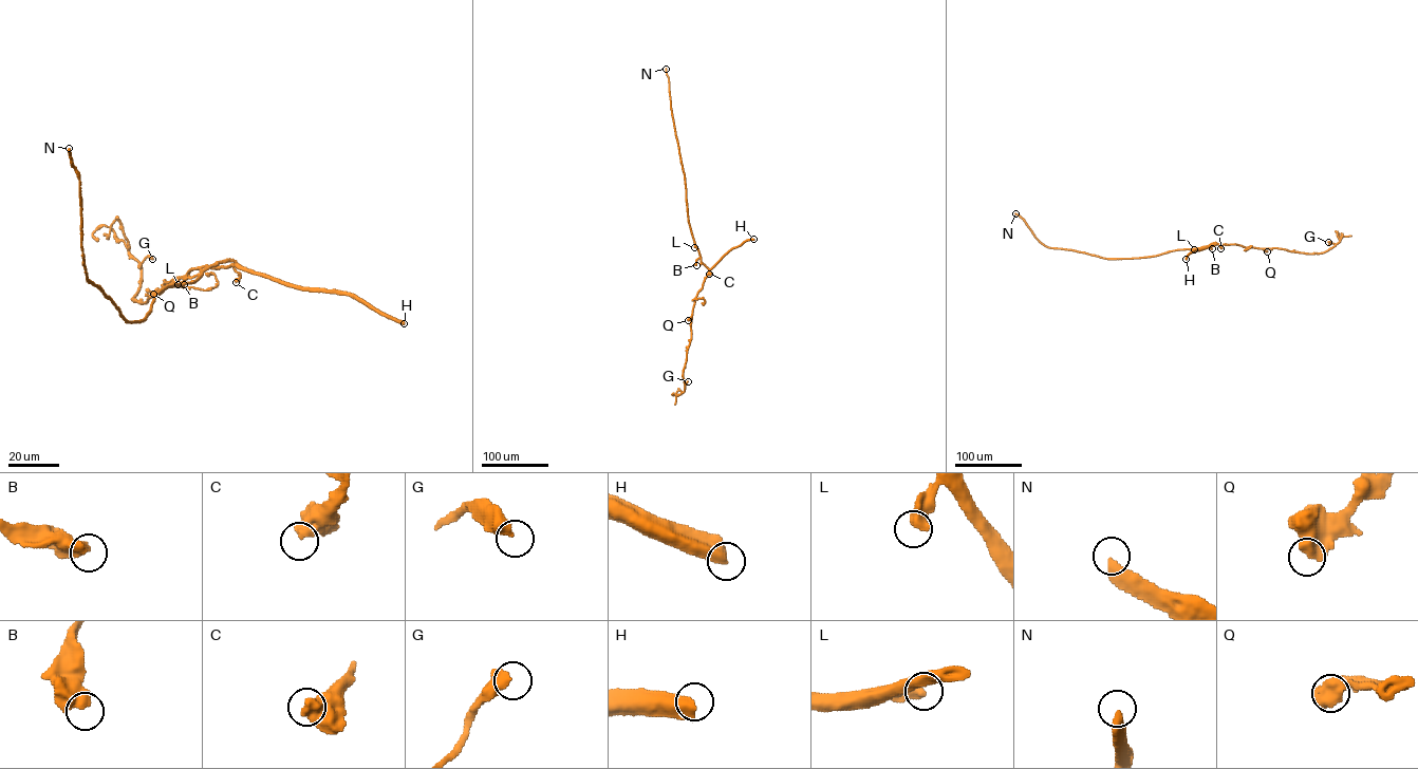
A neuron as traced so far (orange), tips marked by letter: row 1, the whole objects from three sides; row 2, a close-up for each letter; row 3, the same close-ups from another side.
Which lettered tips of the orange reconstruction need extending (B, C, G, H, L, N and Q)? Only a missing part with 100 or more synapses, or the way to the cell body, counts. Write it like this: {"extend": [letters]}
{"extend": ["N"]}

